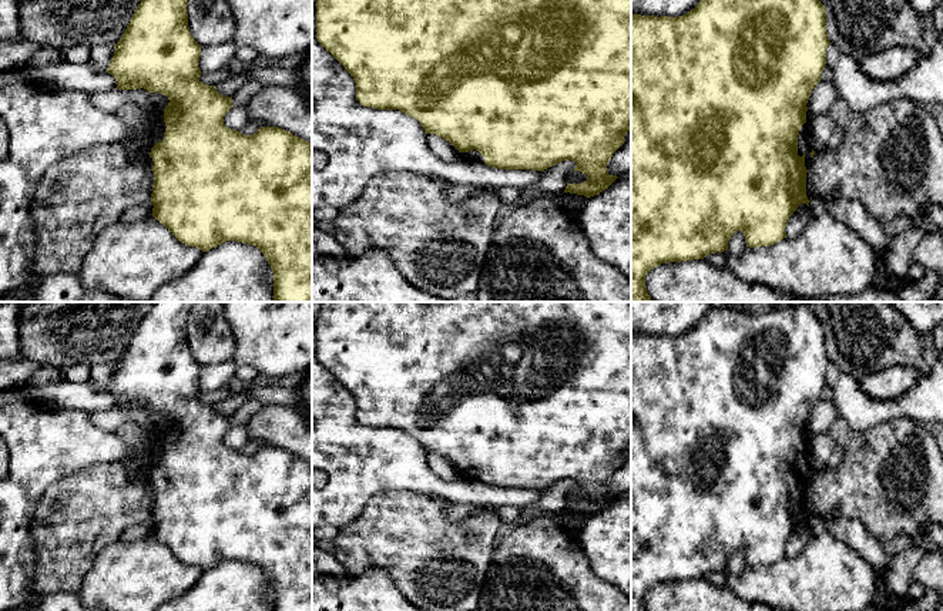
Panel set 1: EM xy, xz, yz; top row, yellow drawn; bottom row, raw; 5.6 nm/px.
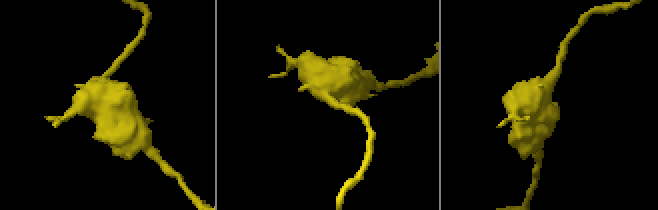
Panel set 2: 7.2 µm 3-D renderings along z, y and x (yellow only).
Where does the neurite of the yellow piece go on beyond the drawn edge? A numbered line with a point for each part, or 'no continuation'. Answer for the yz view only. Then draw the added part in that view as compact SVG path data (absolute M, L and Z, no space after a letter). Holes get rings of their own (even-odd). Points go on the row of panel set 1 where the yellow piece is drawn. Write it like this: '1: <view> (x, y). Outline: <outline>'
1: yz (804, 147). Outline: M806 111L806 122L802 125L799 135L798 135L798 155L805 157L806 169L812 164L812 157L811 157L812 147L811 147L809 140L808 140L808 130L809 130L809 114Z

